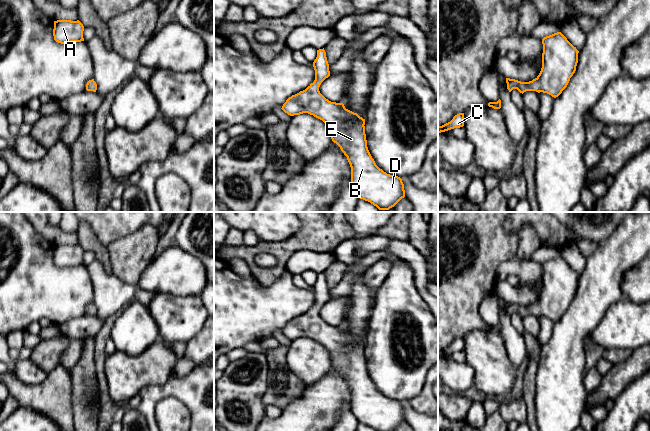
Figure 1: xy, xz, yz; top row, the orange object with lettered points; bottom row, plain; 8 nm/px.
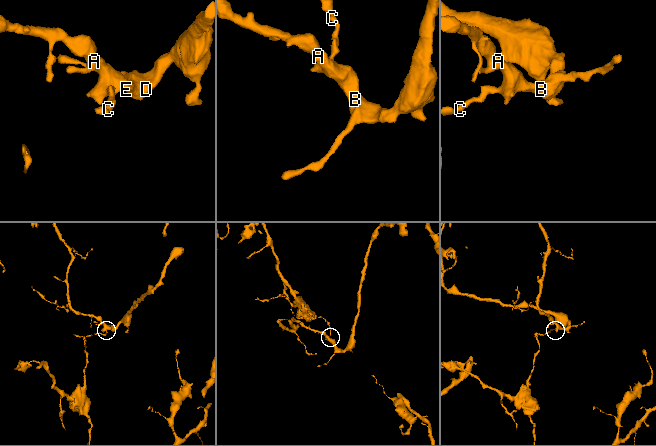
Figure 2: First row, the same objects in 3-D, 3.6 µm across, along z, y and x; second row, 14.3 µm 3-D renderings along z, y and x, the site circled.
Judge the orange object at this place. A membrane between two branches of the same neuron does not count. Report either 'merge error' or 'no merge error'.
merge error

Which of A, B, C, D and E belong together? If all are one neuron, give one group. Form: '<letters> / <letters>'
A B D E / C

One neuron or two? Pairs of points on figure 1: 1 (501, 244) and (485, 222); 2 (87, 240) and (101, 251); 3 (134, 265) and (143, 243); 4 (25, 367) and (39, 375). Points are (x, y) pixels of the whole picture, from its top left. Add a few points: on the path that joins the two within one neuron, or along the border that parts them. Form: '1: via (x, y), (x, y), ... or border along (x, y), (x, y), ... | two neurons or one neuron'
1: via (496, 239), (485, 227) | one neuron
2: via (90, 242), (98, 249) | one neuron
3: via (134, 260), (134, 253), (139, 248) | one neuron
4: via (28, 370), (33, 375), (36, 375) | one neuron

